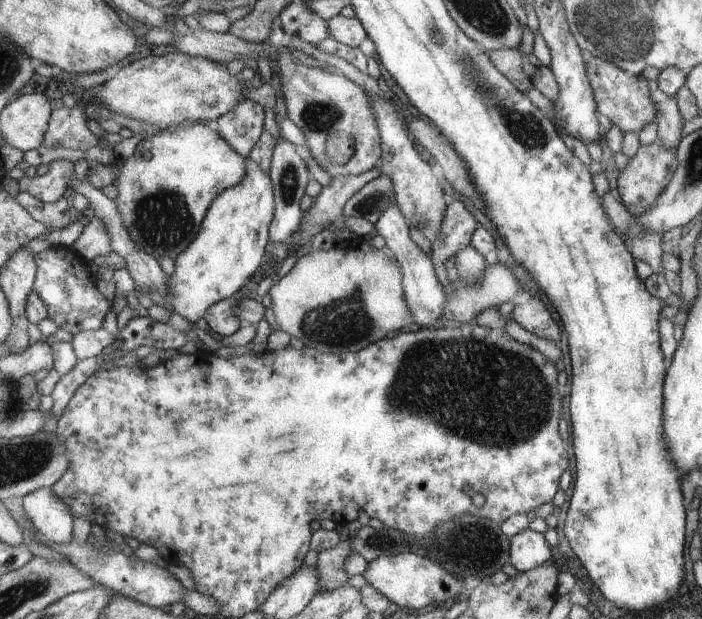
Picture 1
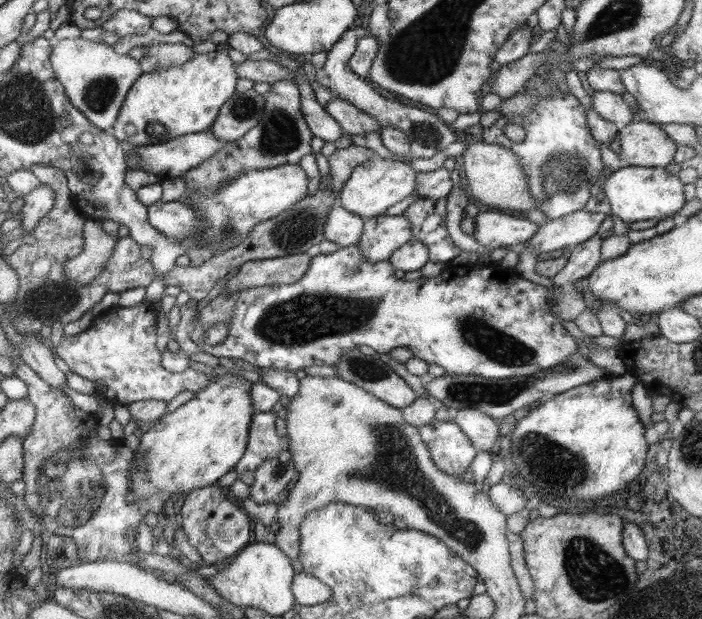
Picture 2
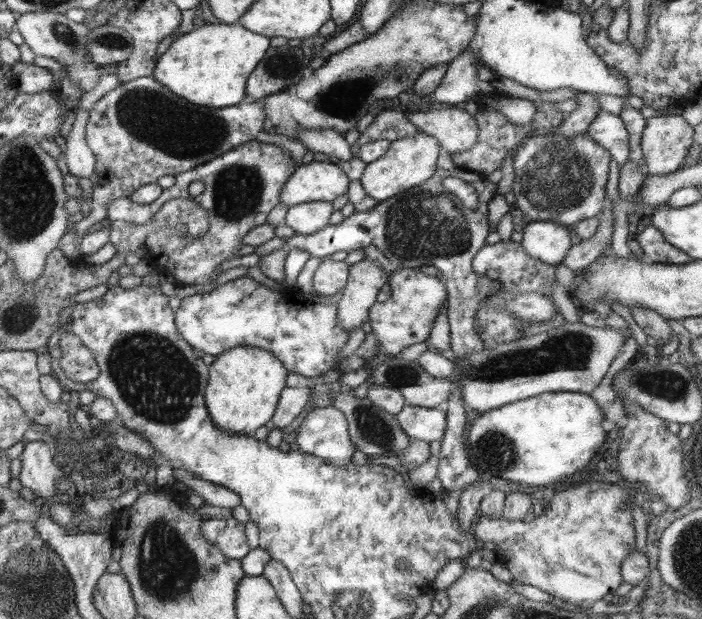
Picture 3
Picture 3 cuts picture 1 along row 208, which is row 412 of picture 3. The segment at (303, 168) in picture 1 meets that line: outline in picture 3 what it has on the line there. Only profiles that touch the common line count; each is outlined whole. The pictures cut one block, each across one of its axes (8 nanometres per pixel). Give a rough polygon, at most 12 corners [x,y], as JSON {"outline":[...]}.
{"outline":[[286,386],[271,418],[276,428],[296,422],[311,397],[308,387]]}

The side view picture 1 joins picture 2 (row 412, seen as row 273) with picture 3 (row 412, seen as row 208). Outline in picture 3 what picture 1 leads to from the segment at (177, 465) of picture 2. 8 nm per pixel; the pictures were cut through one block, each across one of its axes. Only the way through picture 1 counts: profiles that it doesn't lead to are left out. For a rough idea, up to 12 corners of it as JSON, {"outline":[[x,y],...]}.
{"outline":[[270,350],[217,355],[203,397],[220,430],[271,420],[290,371]]}

